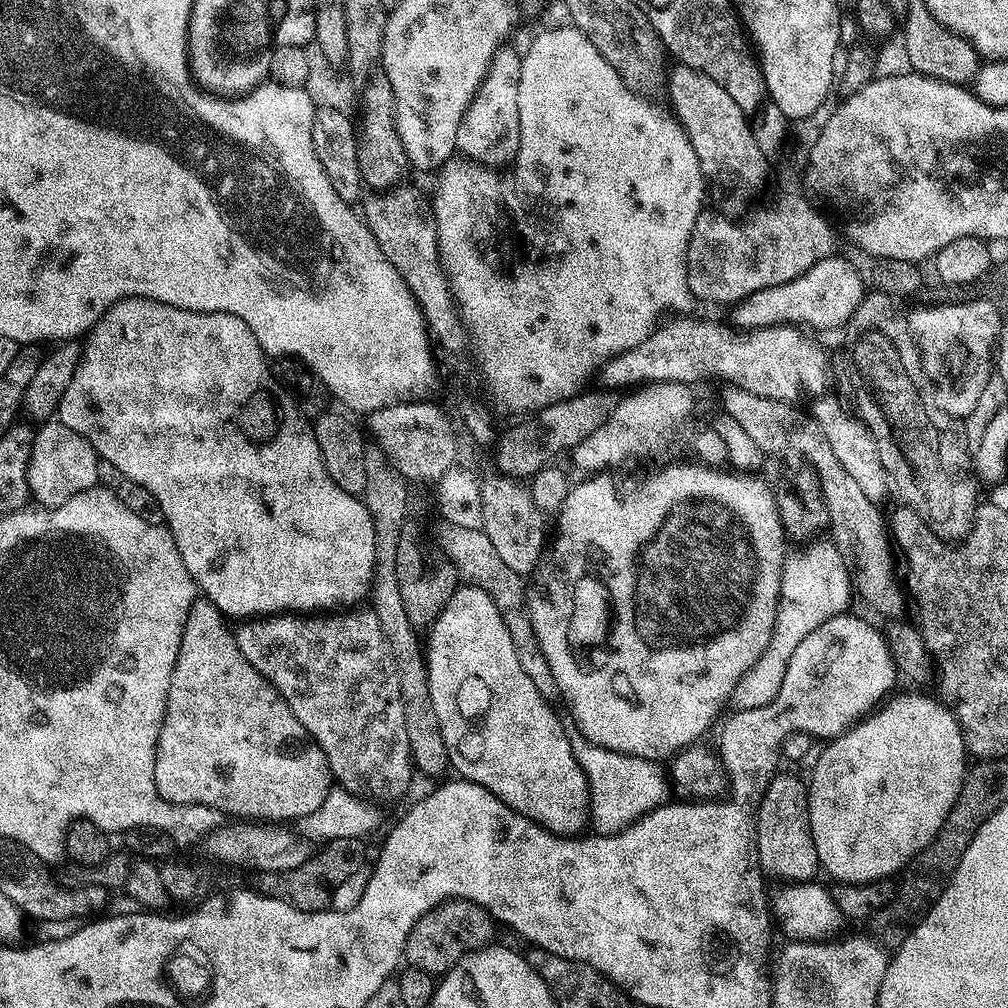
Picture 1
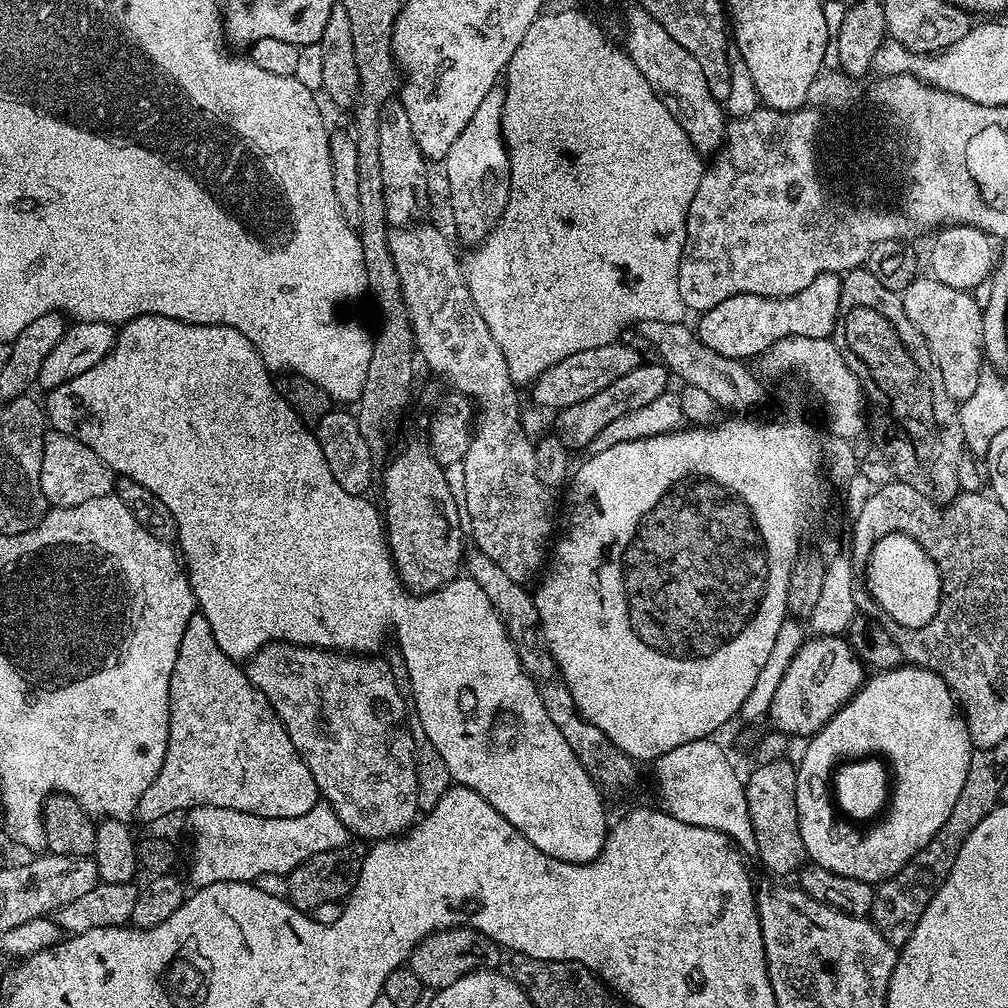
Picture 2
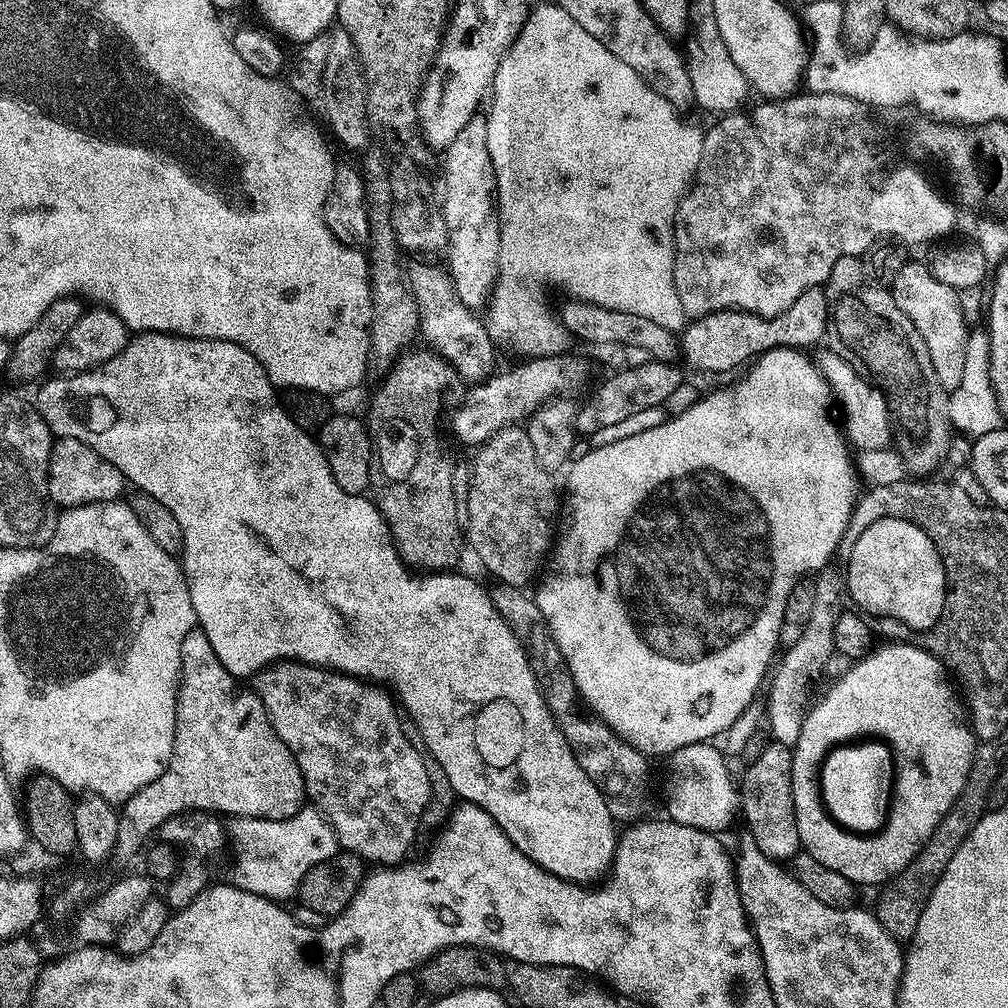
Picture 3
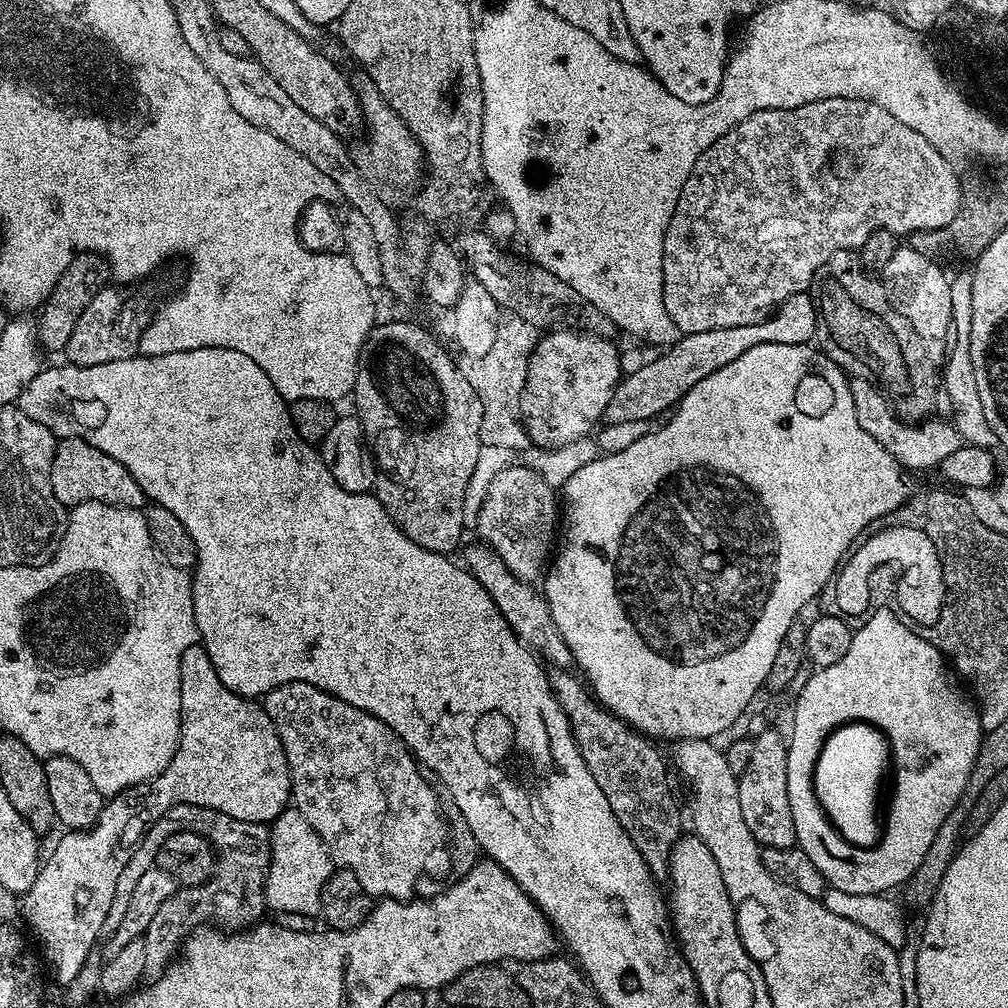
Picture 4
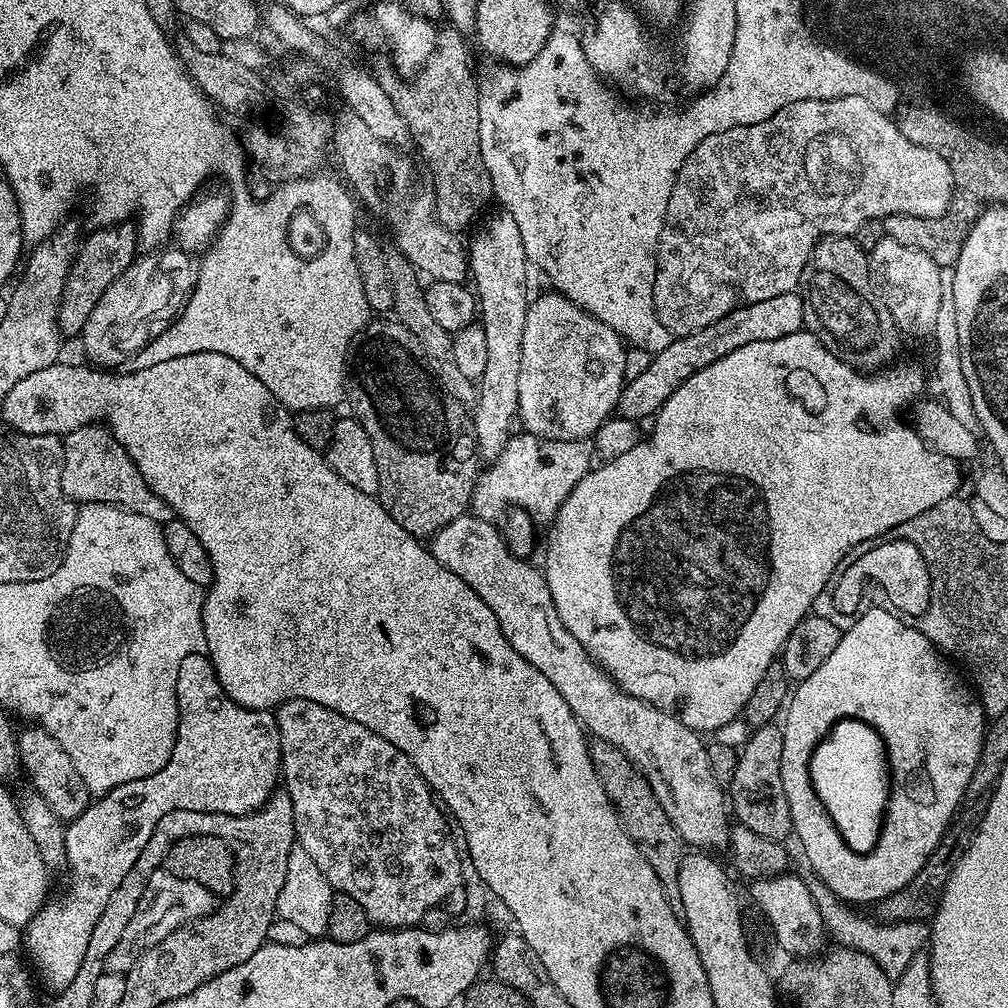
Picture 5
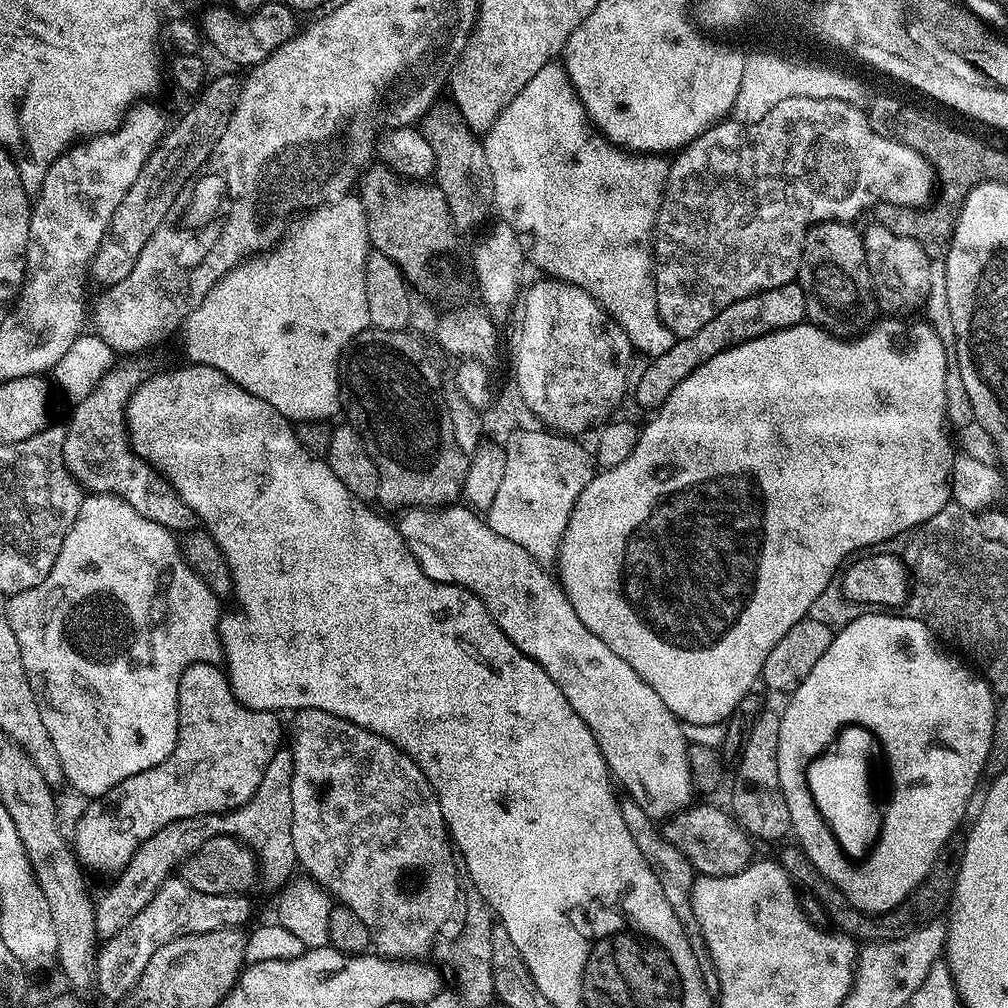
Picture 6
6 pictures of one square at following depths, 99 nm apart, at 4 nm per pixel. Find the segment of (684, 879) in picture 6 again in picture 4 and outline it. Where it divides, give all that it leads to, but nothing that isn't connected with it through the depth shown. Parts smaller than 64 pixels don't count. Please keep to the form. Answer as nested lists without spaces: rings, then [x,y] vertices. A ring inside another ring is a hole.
[[[553,667],[548,672],[548,681],[558,706],[562,706],[566,714],[574,742],[590,774],[594,774],[594,782],[602,786],[602,794],[606,794],[606,802],[610,802],[610,810],[614,810],[614,818],[618,818],[622,830],[626,830],[630,842],[634,842],[634,846],[642,854],[653,877],[660,882],[667,881],[668,859],[673,846],[680,840],[682,829],[680,829],[680,808],[676,805],[671,790],[668,789],[668,772],[664,769],[664,760],[660,757],[659,750],[655,748],[657,745],[649,737],[637,732],[617,716],[613,716],[592,696],[585,683],[578,676],[576,678],[570,673],[571,671]]]

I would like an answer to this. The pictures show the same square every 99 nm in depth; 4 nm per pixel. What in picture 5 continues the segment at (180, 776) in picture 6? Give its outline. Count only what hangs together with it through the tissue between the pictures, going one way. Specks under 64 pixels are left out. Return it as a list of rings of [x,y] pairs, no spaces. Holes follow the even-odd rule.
[[[204,652],[186,654],[186,658],[182,658],[182,666],[178,666],[176,705],[176,741],[166,766],[162,766],[162,770],[158,770],[152,776],[126,782],[93,799],[88,809],[78,814],[78,818],[70,821],[64,829],[68,894],[61,901],[45,903],[26,926],[22,936],[23,947],[28,947],[27,959],[36,963],[35,975],[38,980],[40,975],[41,982],[52,994],[59,994],[66,990],[66,986],[70,986],[70,982],[74,982],[78,966],[82,966],[82,958],[86,954],[86,945],[90,942],[90,930],[94,930],[94,922],[102,918],[102,910],[106,910],[110,894],[118,890],[122,878],[126,878],[130,866],[134,866],[142,846],[146,846],[146,838],[154,834],[154,826],[167,821],[170,810],[202,810],[214,814],[244,816],[247,812],[263,808],[273,792],[277,791],[282,773],[280,735],[275,715],[263,708],[243,708],[241,704],[229,698],[216,681],[214,666]]]

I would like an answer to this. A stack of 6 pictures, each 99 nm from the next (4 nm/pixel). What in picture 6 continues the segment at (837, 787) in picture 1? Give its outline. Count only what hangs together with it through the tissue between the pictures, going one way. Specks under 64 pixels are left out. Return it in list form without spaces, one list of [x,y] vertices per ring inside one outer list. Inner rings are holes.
[[[864,610],[861,612],[864,613],[854,617],[841,632],[839,629],[833,635],[831,648],[826,650],[826,654],[822,654],[822,658],[818,658],[814,670],[810,670],[810,674],[806,674],[806,682],[802,682],[802,686],[798,686],[787,697],[788,705],[780,712],[780,729],[778,730],[778,778],[782,782],[782,794],[786,798],[786,806],[790,810],[792,832],[800,839],[799,847],[803,849],[809,862],[814,864],[817,870],[841,892],[848,903],[866,914],[879,914],[889,912],[891,908],[897,908],[921,884],[928,871],[941,859],[940,851],[943,853],[948,841],[957,835],[959,828],[956,827],[959,826],[960,819],[963,818],[964,811],[967,810],[968,803],[971,802],[972,795],[976,792],[976,783],[984,776],[984,763],[992,749],[994,718],[998,700],[988,681],[973,671],[963,659],[957,658],[951,651],[945,650],[938,637],[922,621],[915,620],[914,617],[907,614],[896,616],[900,614],[893,614],[888,610]],[[845,732],[868,733],[866,759],[870,762],[866,765],[866,779],[868,785],[872,787],[874,806],[882,810],[880,836],[871,853],[860,859],[847,856],[844,853],[842,846],[834,838],[834,830],[830,830],[830,822],[826,822],[826,818],[822,818],[822,814],[814,802],[814,794],[810,794],[812,768],[816,768],[816,764],[820,764],[820,760],[824,760],[825,757],[832,756],[832,753],[836,752],[841,740],[844,740]]]

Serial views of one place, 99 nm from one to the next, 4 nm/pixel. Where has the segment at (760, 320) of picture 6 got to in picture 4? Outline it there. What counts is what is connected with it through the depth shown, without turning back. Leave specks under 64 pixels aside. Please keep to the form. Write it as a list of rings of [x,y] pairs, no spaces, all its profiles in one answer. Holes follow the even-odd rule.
[[[808,292],[794,294],[781,304],[768,319],[751,324],[750,326],[726,326],[722,330],[706,330],[702,334],[684,334],[672,349],[664,350],[660,358],[647,364],[642,370],[625,375],[616,385],[614,394],[610,394],[610,402],[606,402],[602,420],[604,424],[617,424],[618,422],[635,422],[641,420],[655,421],[655,416],[663,417],[669,410],[675,409],[683,398],[693,388],[702,382],[702,378],[710,378],[714,370],[722,370],[729,362],[734,362],[746,350],[754,350],[754,346],[763,344],[807,344],[816,335],[816,300]]]

